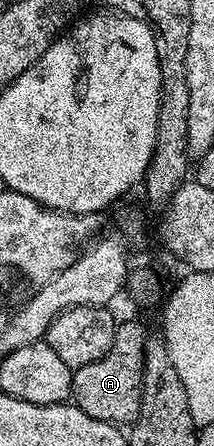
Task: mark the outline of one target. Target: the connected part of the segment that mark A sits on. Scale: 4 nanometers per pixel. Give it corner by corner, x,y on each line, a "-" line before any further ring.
131,319
128,323
120,322
115,328
113,345
109,345
109,353
105,353
103,359
93,361
93,365
74,368
71,377
71,399
75,406
89,413
89,417
97,421
116,425
134,423
141,409
145,345
148,338
149,332
137,320

